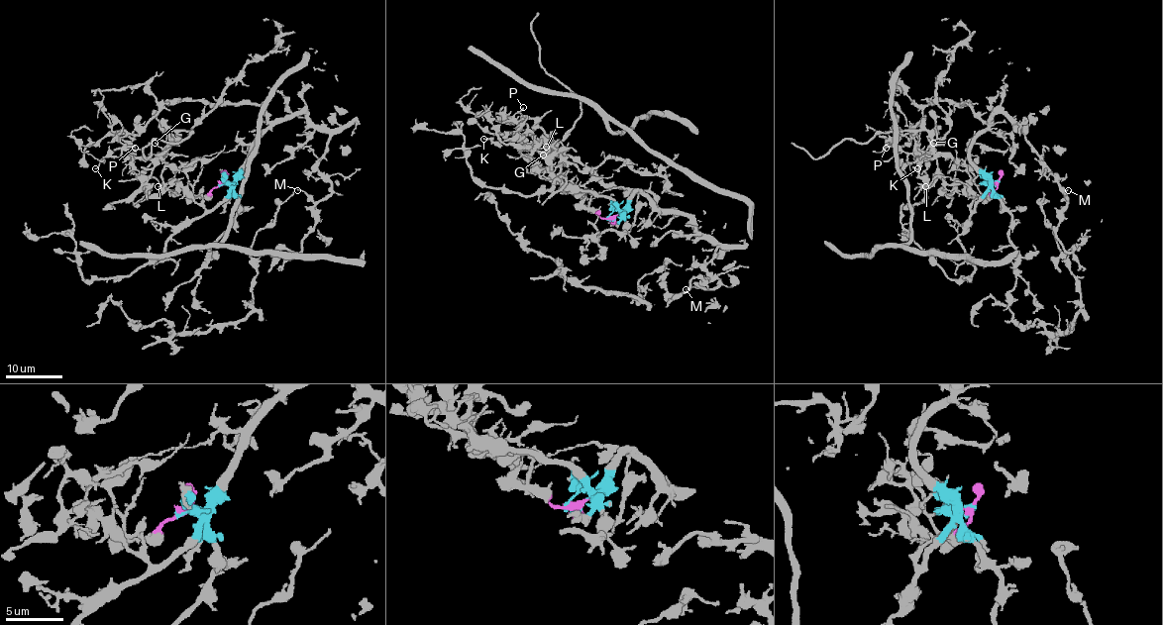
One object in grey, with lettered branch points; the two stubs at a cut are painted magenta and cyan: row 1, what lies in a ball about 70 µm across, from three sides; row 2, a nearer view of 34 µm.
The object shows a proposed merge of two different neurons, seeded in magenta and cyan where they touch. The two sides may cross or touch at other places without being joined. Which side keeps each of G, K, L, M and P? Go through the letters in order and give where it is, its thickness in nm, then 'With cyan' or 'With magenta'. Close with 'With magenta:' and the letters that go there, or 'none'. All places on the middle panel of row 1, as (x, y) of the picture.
G: Place: (543, 155). Thickness 110 nm. With magenta
K: Place: (483, 139). Thickness 110 nm. With magenta
L: Place: (546, 147). Thickness 100 nm. With magenta
M: Place: (686, 289). Thickness 90 nm. With cyan
P: Place: (523, 107). Thickness 170 nm. With magenta
With magenta: G, K, L, P

